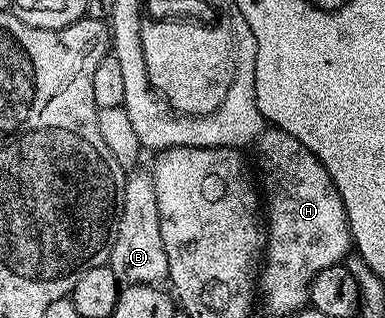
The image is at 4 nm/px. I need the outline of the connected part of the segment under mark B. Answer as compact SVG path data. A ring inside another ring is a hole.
M132 172L124 180L119 226L109 262L120 286L159 285L168 280L169 259L165 255L165 243L161 243L161 223L157 211L155 179L150 172L139 172Z

